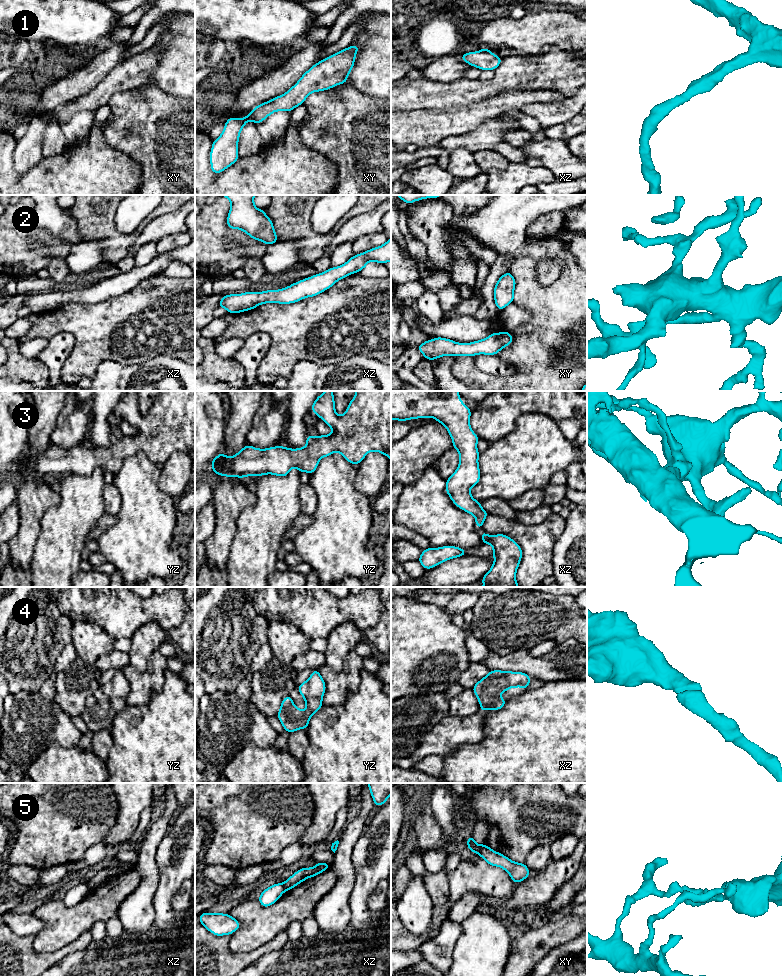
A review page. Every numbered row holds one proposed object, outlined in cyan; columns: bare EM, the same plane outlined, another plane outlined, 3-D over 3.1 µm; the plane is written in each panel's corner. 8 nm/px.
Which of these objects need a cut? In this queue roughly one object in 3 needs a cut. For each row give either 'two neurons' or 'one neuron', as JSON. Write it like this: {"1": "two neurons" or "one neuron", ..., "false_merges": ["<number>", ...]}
{"1": "one neuron", "2": "one neuron", "3": "one neuron", "4": "one neuron", "5": "two neurons", "false_merges": ["5"]}

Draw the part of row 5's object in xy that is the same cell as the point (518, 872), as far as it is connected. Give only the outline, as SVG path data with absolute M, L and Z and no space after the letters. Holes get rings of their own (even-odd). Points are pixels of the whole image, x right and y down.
M486 844L481 845L478 854L480 857L485 859L489 865L503 868L516 884L531 875L531 872L525 863L516 863L503 854L492 850Z

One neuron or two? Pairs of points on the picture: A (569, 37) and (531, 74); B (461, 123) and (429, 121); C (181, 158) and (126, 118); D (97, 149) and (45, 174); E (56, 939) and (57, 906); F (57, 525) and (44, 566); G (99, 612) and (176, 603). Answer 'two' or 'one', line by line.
A: two
B: one
C: one
D: one
E: one
F: one
G: one

